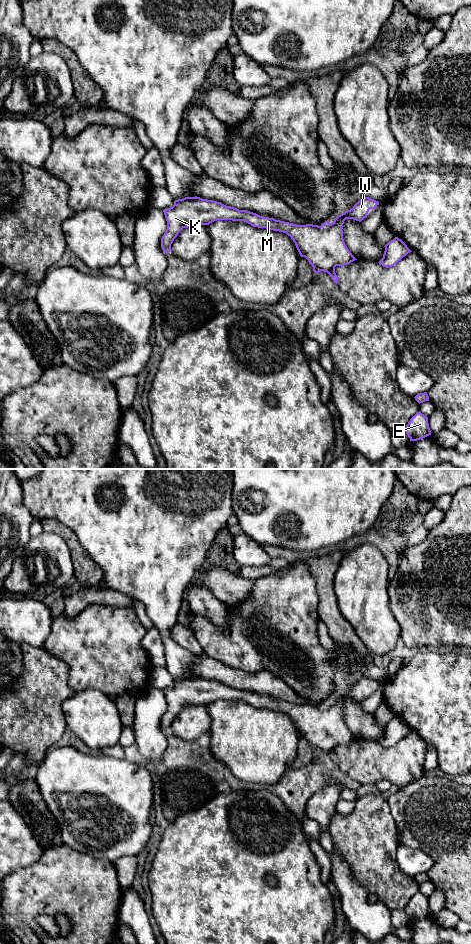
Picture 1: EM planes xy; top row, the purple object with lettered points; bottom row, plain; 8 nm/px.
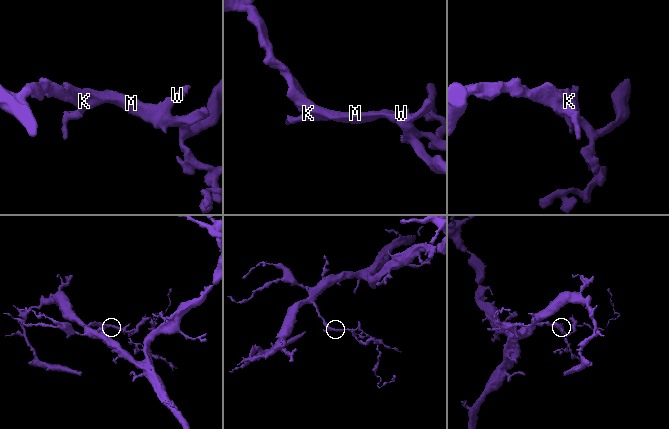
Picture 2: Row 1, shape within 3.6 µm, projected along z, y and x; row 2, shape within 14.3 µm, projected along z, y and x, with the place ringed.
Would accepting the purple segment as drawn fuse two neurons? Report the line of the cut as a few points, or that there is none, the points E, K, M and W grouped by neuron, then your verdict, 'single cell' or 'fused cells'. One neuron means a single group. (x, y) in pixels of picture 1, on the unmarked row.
cut none; groups E K M W; single cell

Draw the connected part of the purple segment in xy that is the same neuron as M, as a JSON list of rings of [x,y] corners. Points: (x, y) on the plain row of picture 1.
[[[197,676],[185,677],[175,680],[172,687],[163,690],[167,709],[161,718],[161,728],[166,733],[170,732],[171,724],[183,708],[209,705],[217,700],[244,701],[253,707],[286,713],[295,723],[300,736],[312,745],[314,753],[327,752],[337,764],[335,747],[357,740],[343,719],[344,701],[353,699],[361,702],[377,685],[378,681],[364,677],[352,689],[338,695],[331,704],[327,700],[318,706],[284,702]]]

